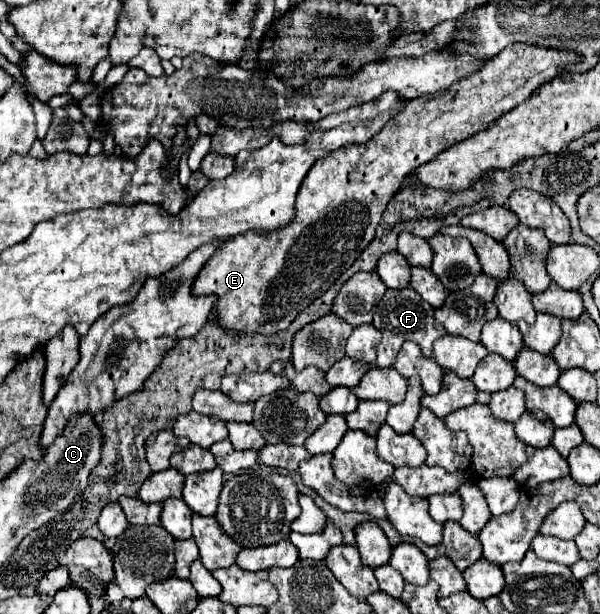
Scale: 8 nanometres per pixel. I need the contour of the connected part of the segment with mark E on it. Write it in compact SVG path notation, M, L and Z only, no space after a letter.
M514 44L514 48L504 48L482 70L470 74L466 80L452 84L452 88L432 96L428 94L408 100L404 110L392 116L384 124L384 128L376 136L372 136L372 140L364 144L344 146L338 152L332 152L330 156L320 158L314 164L312 172L308 172L304 184L300 186L296 198L296 220L292 220L288 228L280 228L276 232L270 232L268 236L256 236L256 232L234 236L224 246L220 246L212 260L208 260L208 264L200 270L192 286L192 292L196 296L218 296L214 312L220 324L230 332L262 332L270 336L274 332L286 330L290 322L308 304L322 296L370 244L386 204L398 192L408 174L436 158L438 152L456 144L456 140L464 140L480 132L500 114L524 102L540 84L560 76L568 64L576 64L580 60L582 56L576 52L562 52L558 48L540 48L530 44Z

